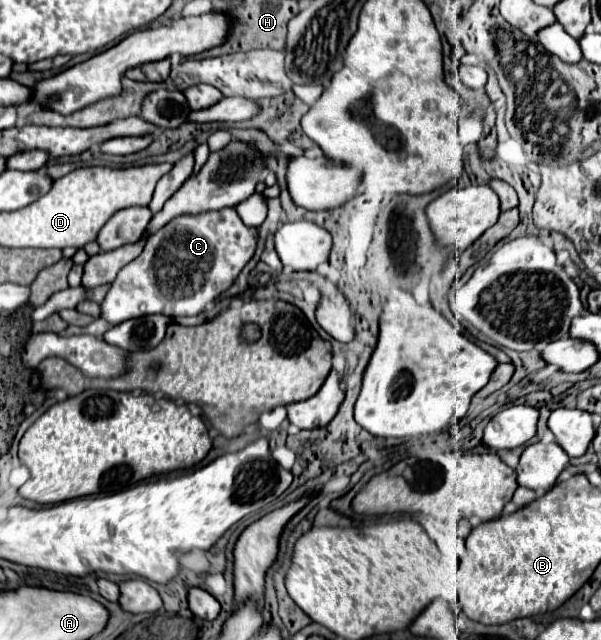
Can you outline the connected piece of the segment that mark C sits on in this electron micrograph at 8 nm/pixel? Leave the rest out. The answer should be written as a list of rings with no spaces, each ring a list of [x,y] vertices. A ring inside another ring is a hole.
[[[224,208],[198,216],[180,216],[172,220],[146,240],[146,246],[136,260],[120,270],[104,302],[100,304],[100,318],[104,318],[110,326],[116,326],[128,318],[140,318],[148,314],[164,314],[170,318],[200,314],[208,302],[212,302],[232,286],[244,264],[252,258],[256,250],[256,236],[256,228],[244,226],[234,208]]]

